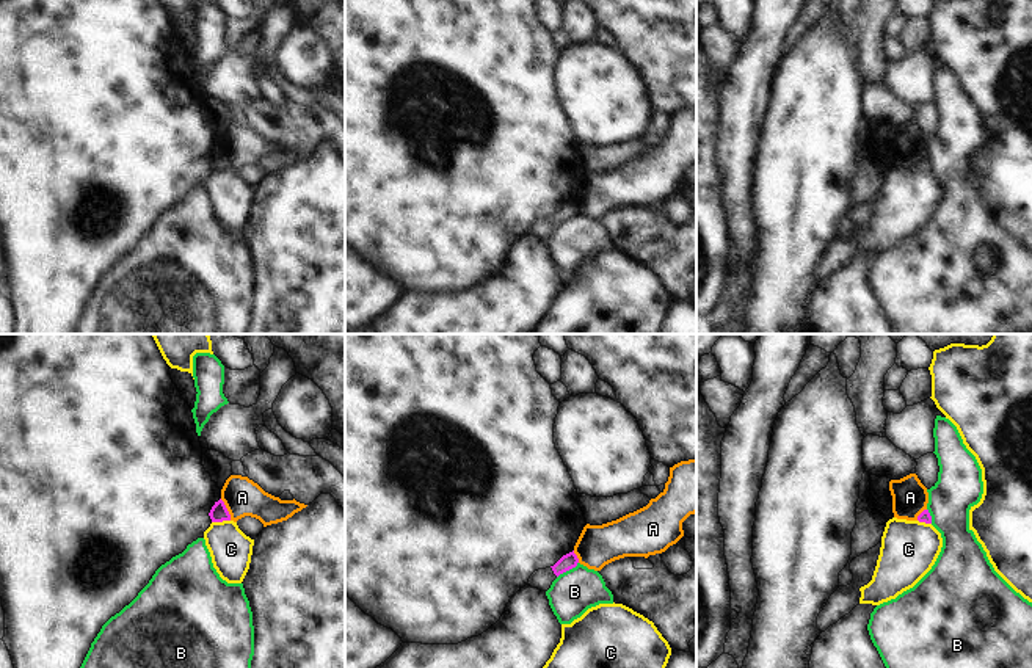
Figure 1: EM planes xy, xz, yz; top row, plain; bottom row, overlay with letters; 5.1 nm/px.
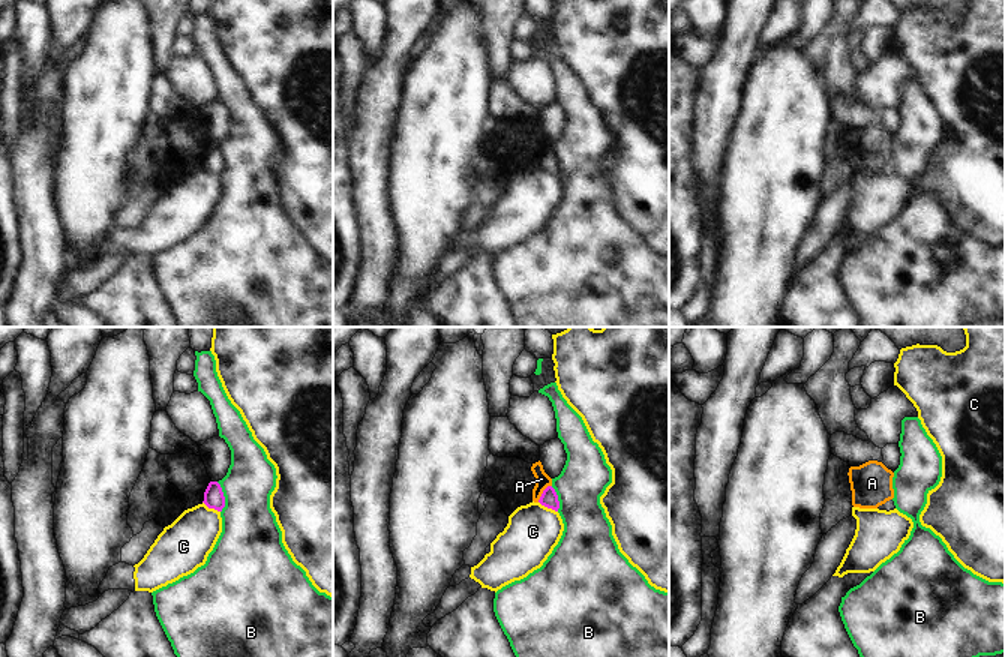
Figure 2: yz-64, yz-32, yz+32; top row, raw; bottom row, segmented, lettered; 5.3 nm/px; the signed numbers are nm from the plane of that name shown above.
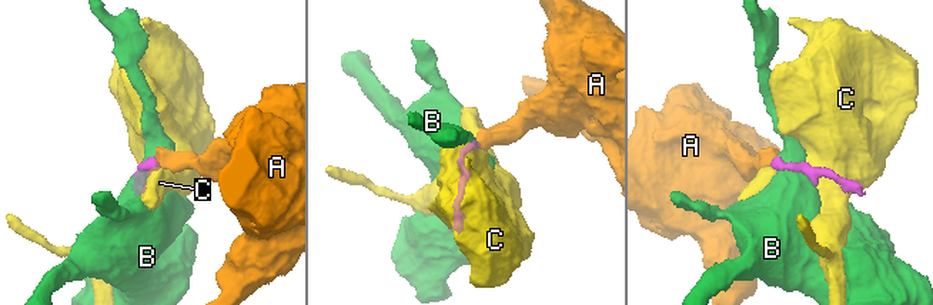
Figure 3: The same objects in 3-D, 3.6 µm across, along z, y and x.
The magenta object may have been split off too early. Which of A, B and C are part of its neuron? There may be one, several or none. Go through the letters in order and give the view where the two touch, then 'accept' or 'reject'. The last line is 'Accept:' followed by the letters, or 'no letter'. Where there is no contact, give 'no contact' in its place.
A: xy | reject
B: xz | reject
C: xy | reject
Accept: no letter

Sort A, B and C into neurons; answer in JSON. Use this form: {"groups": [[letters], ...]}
{"groups": [["A"], ["B"], ["C"]]}

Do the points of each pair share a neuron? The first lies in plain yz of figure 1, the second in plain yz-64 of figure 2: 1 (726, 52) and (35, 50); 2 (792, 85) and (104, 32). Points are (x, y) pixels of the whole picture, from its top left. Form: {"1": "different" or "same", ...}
{"1": "different", "2": "same"}

